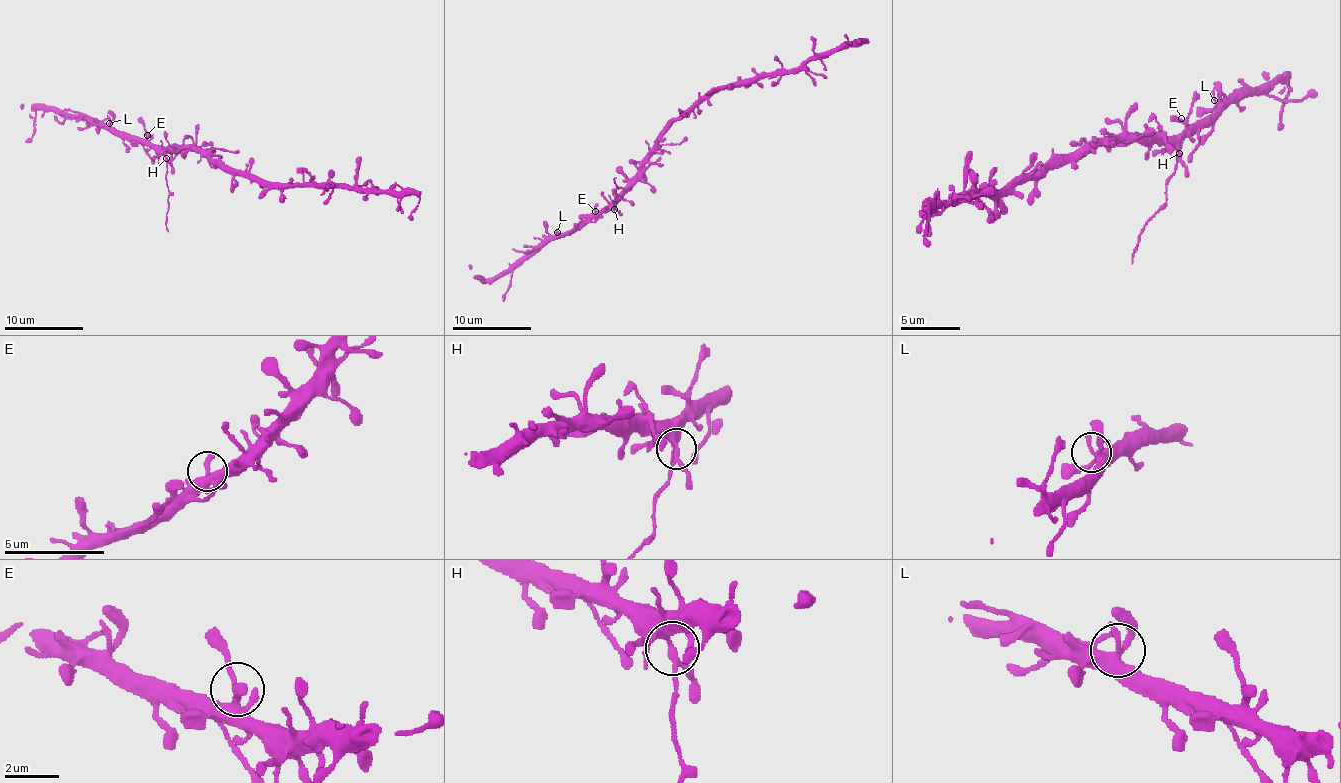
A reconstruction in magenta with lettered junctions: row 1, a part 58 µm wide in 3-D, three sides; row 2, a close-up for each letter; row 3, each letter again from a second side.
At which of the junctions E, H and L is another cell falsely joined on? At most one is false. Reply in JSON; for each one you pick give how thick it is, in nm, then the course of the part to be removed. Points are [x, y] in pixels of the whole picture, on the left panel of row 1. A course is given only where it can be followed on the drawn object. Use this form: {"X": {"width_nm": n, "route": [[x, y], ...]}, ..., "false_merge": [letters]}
{"H": {"width_nm": 240, "route": [[166, 158], [168, 231]]}, "false_merge": ["H"]}

